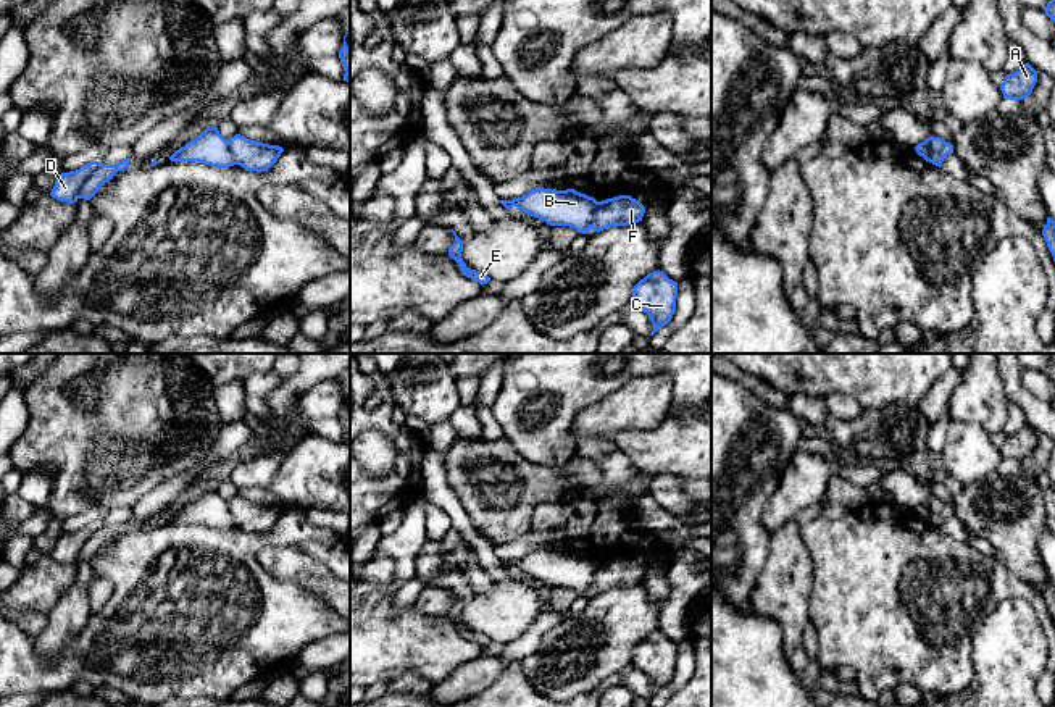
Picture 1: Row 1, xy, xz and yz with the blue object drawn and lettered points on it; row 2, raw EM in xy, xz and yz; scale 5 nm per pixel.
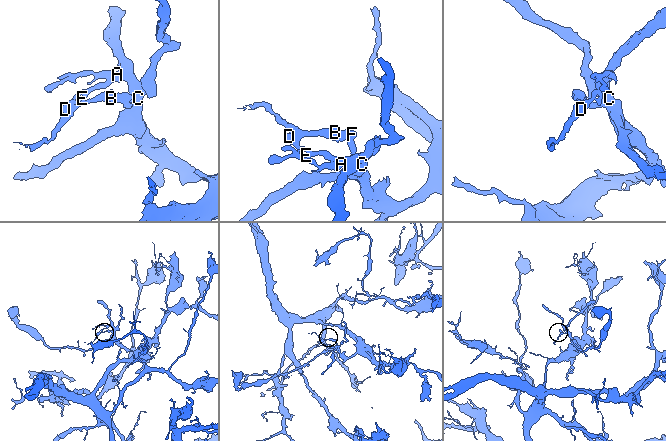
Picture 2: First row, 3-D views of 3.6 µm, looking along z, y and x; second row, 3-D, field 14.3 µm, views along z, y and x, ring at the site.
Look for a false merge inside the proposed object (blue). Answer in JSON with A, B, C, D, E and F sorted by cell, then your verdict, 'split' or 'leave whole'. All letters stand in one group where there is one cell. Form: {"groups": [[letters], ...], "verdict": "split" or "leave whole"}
{"groups": [["A", "C", "D", "E", "F"], ["B"]], "verdict": "split"}

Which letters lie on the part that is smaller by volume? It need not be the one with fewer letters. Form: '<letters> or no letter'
B

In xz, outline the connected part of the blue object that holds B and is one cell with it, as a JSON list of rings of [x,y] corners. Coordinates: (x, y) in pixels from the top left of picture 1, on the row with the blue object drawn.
[[[536,187],[523,197],[500,200],[511,210],[518,210],[545,221],[550,226],[569,226],[586,234],[592,228],[597,200],[574,189],[557,190]]]

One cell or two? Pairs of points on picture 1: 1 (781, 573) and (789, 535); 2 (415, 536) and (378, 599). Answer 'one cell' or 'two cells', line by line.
1: one cell
2: one cell

